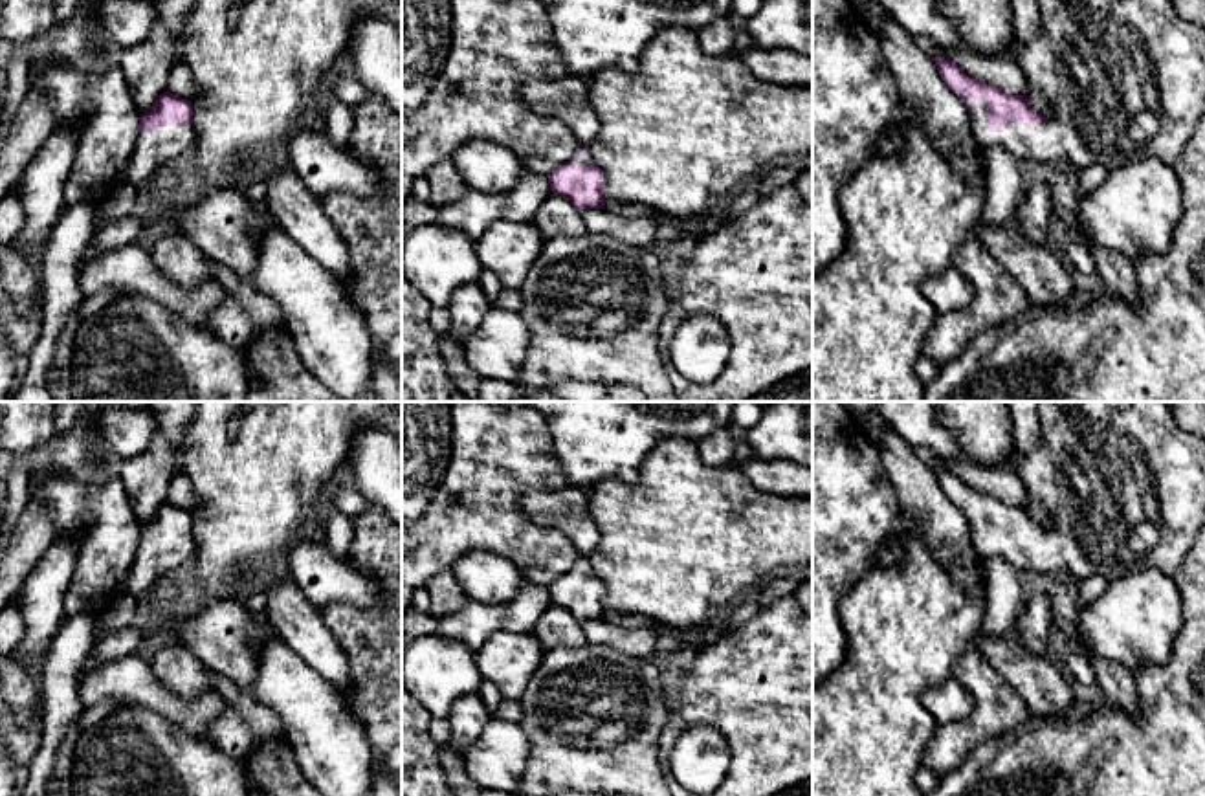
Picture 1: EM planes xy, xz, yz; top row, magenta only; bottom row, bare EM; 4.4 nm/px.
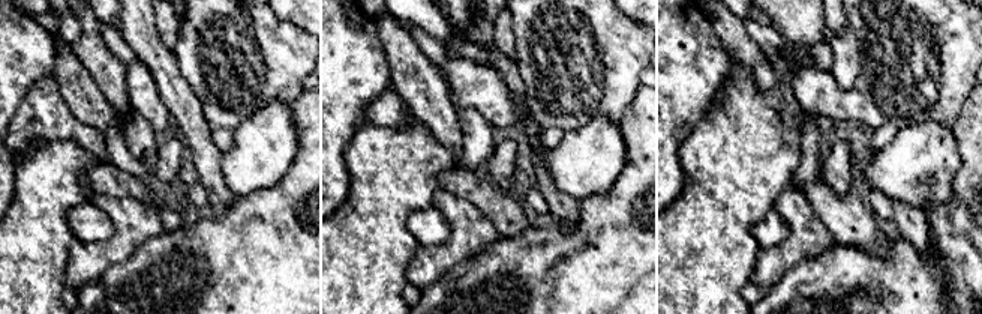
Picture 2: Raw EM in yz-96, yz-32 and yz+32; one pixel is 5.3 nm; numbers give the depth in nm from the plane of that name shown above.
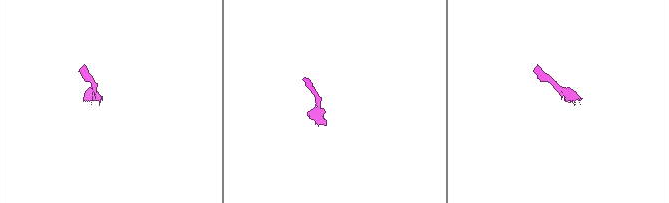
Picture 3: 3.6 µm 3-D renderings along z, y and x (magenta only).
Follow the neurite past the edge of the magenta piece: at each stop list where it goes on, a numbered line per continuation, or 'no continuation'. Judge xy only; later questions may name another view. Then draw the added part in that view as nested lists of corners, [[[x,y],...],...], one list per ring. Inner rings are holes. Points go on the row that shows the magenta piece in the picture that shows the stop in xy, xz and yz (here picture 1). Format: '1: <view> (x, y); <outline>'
1: xy (153, 149); [[[193,125],[160,127],[154,132],[139,132],[132,150],[127,182],[141,187],[165,161],[174,161],[191,152],[196,132]]]

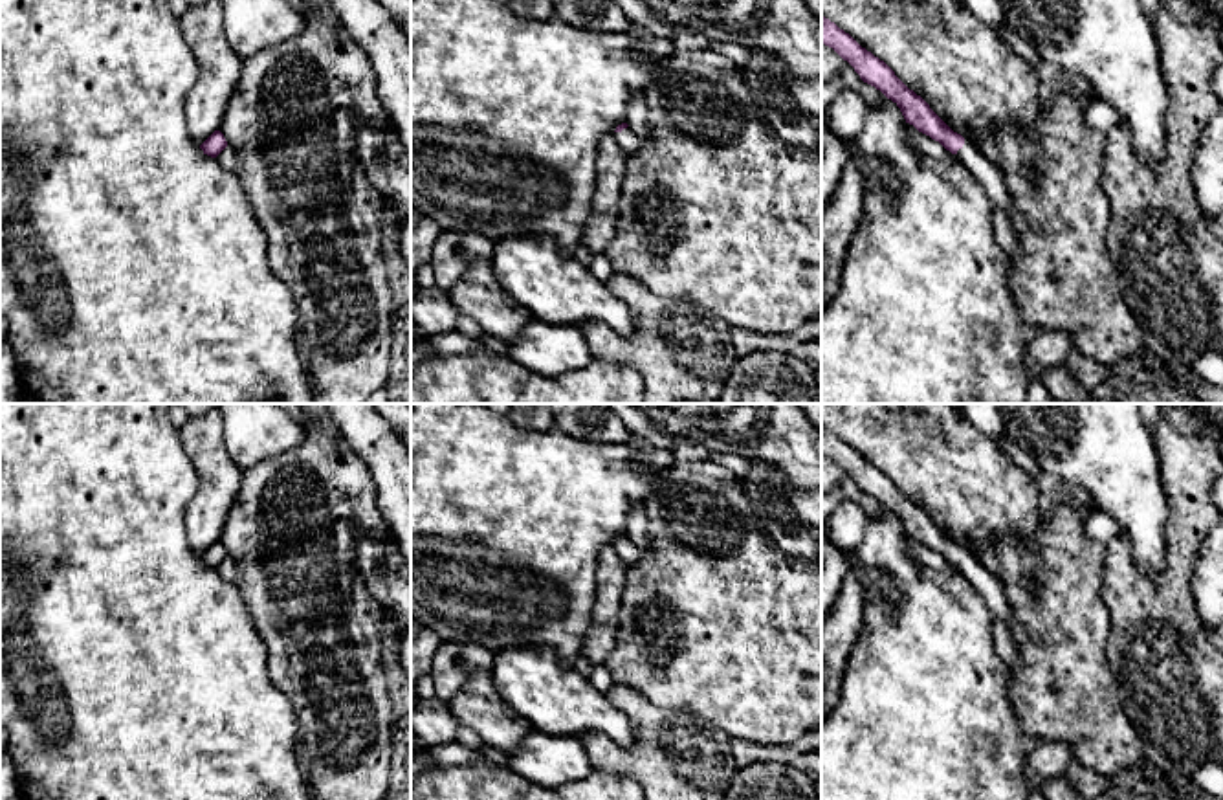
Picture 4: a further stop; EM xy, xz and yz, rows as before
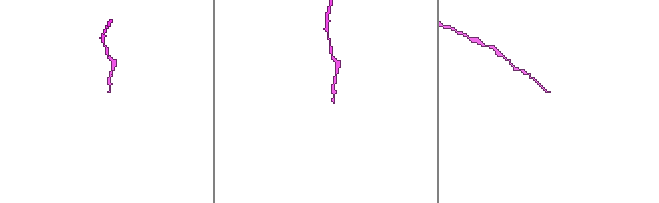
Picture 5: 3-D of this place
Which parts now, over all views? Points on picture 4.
1: yz (972, 160); [[[966,138],[955,156],[961,165],[981,183],[992,204],[1008,213],[1010,198],[999,169]]]

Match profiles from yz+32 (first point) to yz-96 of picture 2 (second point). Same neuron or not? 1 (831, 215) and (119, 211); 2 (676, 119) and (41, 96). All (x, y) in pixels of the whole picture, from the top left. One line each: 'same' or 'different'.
1: different
2: different

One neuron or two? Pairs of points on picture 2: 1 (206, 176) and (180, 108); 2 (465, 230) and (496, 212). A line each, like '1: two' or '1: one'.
1: one
2: two

